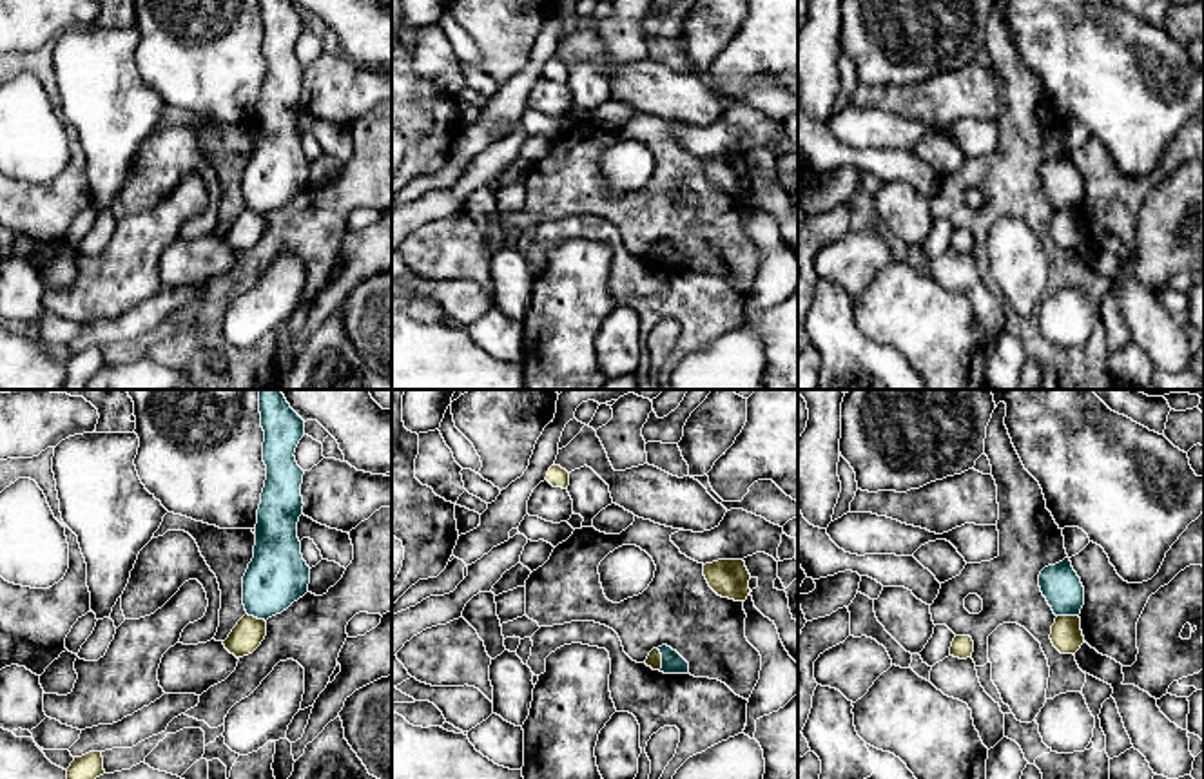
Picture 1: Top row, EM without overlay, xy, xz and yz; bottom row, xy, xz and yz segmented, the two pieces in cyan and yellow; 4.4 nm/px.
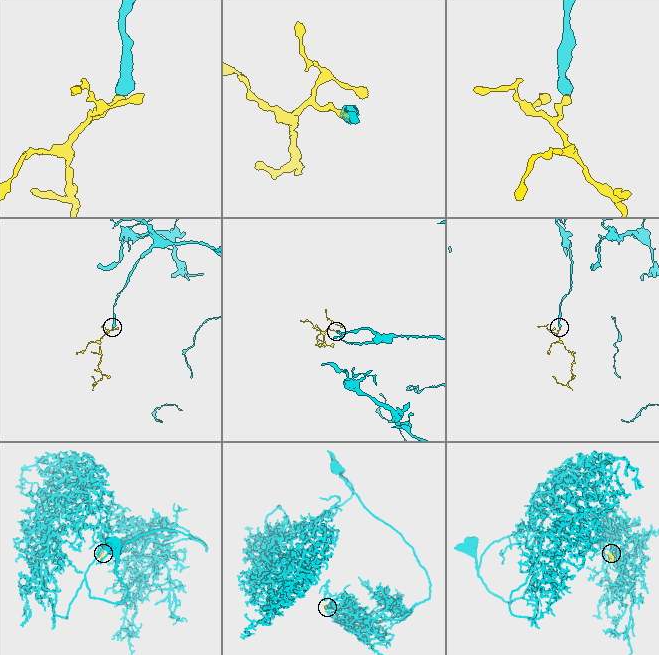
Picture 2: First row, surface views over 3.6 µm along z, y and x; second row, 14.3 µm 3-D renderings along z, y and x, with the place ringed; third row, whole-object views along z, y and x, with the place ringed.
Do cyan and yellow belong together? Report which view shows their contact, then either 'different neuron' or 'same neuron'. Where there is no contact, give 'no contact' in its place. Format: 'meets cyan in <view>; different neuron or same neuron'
meets cyan in xz; different neuron

